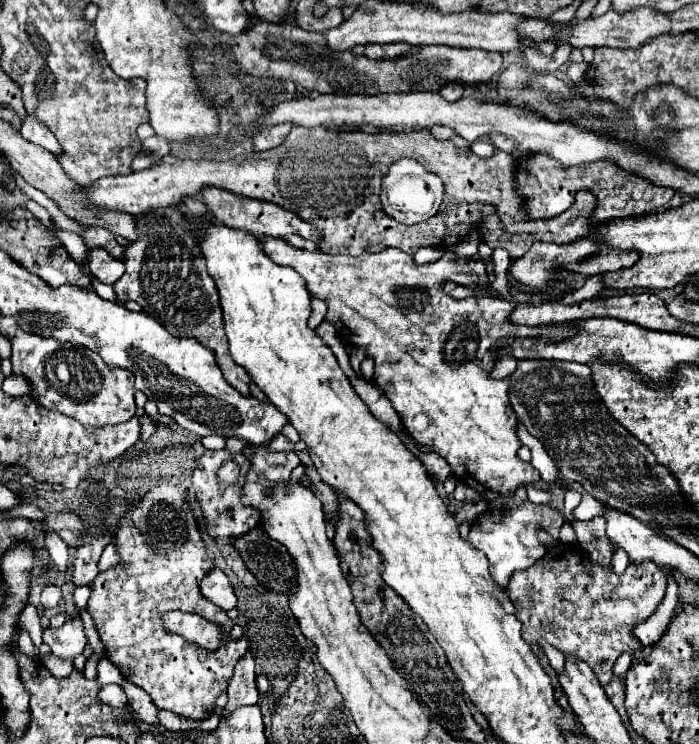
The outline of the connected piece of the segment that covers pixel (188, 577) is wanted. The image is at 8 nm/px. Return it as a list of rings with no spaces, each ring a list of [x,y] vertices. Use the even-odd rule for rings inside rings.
[[[151,416],[151,420],[155,420],[155,436],[151,440],[139,440],[135,446],[123,452],[119,460],[111,460],[111,464],[103,464],[103,468],[95,468],[95,472],[91,474],[91,478],[99,480],[109,490],[111,504],[121,506],[119,516],[123,514],[125,516],[119,520],[117,534],[115,534],[115,548],[119,554],[119,564],[107,572],[101,572],[91,582],[91,596],[87,602],[87,612],[91,614],[95,622],[101,642],[105,644],[105,656],[119,668],[125,680],[143,688],[159,710],[169,710],[189,720],[205,720],[213,714],[217,696],[223,690],[227,690],[229,678],[233,676],[235,662],[251,646],[247,636],[241,636],[239,640],[233,640],[229,636],[233,626],[240,625],[245,630],[247,619],[239,615],[236,619],[229,620],[223,614],[219,616],[219,620],[213,620],[213,602],[203,598],[203,594],[197,588],[201,578],[207,572],[211,572],[215,564],[203,544],[197,516],[187,500],[189,496],[187,488],[191,488],[191,480],[177,480],[177,476],[191,474],[191,468],[195,468],[193,462],[183,456],[183,450],[179,452],[179,444],[185,442],[191,434],[175,424],[161,422],[157,416]],[[169,610],[191,612],[191,614],[203,616],[205,620],[217,622],[223,630],[219,648],[197,650],[197,644],[191,644],[177,634],[169,634],[161,624],[163,612],[169,612]]]

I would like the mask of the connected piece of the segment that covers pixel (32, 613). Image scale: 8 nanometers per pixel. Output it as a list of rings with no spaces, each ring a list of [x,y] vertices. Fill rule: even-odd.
[[[31,604],[25,606],[25,610],[21,612],[21,622],[19,624],[21,624],[21,628],[29,630],[33,644],[39,648],[43,644],[43,628],[39,624],[39,614],[37,614],[35,606],[31,606]]]

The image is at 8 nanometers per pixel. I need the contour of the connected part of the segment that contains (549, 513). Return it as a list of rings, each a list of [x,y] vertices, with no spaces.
[[[525,502],[517,508],[489,508],[487,512],[483,512],[475,522],[471,522],[471,532],[469,532],[469,542],[479,548],[481,552],[485,552],[487,560],[489,560],[489,572],[491,576],[501,588],[507,588],[511,574],[517,568],[529,568],[533,566],[543,552],[547,550],[539,538],[537,532],[539,528],[547,528],[551,520],[551,538],[559,538],[559,530],[565,522],[565,516],[551,508],[551,506],[541,506],[541,504],[533,504],[533,502]]]

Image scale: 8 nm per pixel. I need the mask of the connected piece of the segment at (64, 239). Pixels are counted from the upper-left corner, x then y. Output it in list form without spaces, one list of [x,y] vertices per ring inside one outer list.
[[[59,230],[55,235],[61,243],[64,243],[63,246],[70,256],[83,266],[87,274],[90,274],[87,257],[88,248],[82,238],[76,233],[65,230]]]

